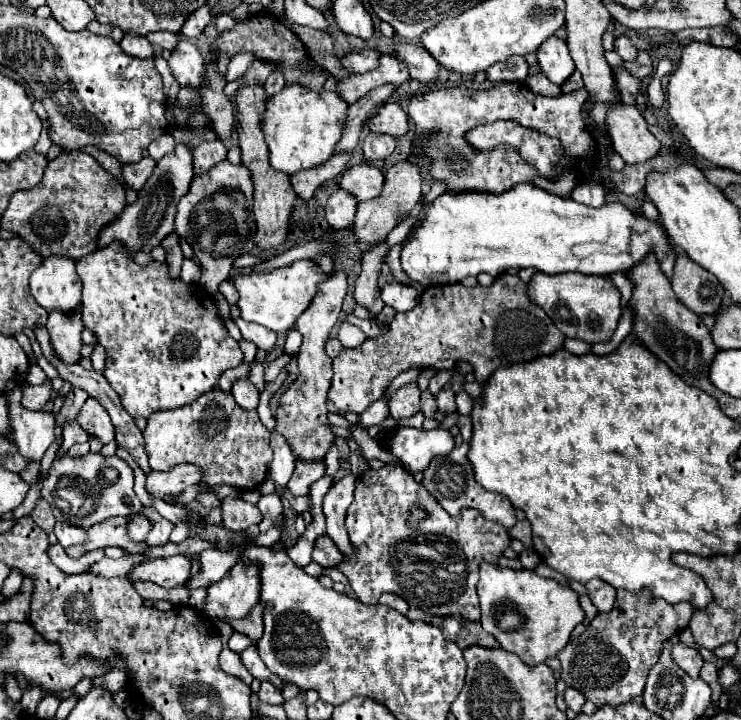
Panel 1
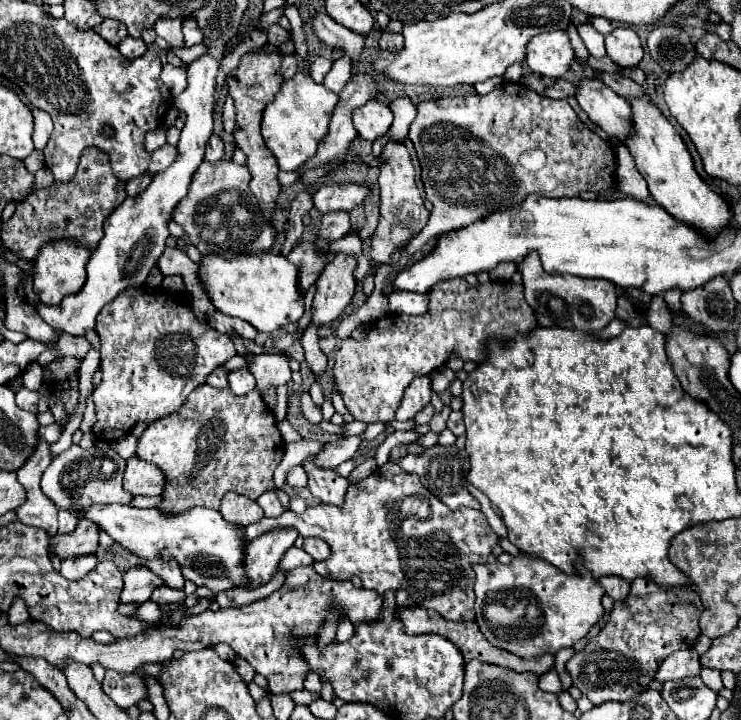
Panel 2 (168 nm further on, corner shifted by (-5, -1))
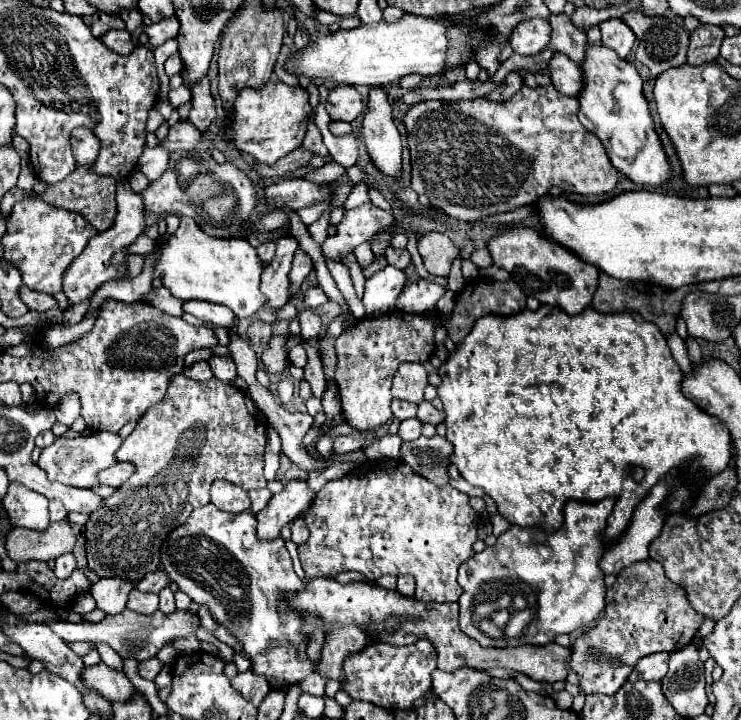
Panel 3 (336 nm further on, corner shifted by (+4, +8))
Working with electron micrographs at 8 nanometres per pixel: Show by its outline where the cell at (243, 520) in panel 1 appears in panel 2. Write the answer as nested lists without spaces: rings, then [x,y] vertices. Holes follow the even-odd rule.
[[[229,492],[229,494],[223,496],[219,512],[223,514],[223,518],[227,522],[241,524],[241,526],[249,526],[249,524],[253,524],[253,522],[263,518],[261,506],[257,502],[245,498],[241,494],[235,494],[235,492]]]

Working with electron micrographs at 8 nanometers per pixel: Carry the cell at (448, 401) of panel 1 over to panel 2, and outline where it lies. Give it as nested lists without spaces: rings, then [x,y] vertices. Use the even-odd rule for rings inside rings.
[[[445,406],[441,414],[435,414],[435,416],[431,418],[431,422],[429,422],[431,432],[443,432],[443,430],[445,430],[445,416],[447,416],[449,412],[451,412],[451,408],[449,408],[449,406]]]

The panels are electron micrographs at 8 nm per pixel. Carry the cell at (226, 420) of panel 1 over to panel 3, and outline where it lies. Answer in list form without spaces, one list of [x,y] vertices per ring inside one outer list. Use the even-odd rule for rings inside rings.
[[[176,375],[176,379],[172,379],[172,385],[168,387],[168,395],[156,403],[154,407],[148,409],[148,413],[138,421],[136,429],[122,441],[120,449],[116,451],[116,459],[118,461],[132,461],[136,465],[136,473],[118,487],[118,491],[106,499],[106,505],[92,513],[88,523],[86,523],[86,551],[88,551],[88,565],[92,571],[96,571],[100,577],[120,577],[120,579],[126,579],[126,581],[140,581],[144,575],[152,573],[158,569],[160,565],[160,545],[162,541],[168,537],[168,531],[176,529],[178,525],[182,525],[190,511],[200,507],[200,505],[206,505],[208,503],[208,493],[210,493],[210,487],[212,483],[217,479],[224,479],[246,491],[250,489],[260,489],[260,487],[266,487],[266,479],[264,479],[264,449],[266,449],[266,441],[268,441],[268,423],[264,419],[264,415],[260,413],[260,409],[256,407],[250,399],[248,393],[242,393],[240,389],[236,389],[234,385],[228,385],[228,383],[220,383],[220,379],[210,379],[210,383],[200,383],[200,381],[192,381],[188,379],[186,375]]]

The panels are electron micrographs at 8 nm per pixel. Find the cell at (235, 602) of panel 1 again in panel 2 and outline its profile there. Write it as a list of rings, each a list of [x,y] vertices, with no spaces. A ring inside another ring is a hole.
[[[277,528],[247,544],[245,570],[253,580],[253,588],[259,588],[271,580],[283,554],[295,544],[297,536],[299,532],[293,528]]]

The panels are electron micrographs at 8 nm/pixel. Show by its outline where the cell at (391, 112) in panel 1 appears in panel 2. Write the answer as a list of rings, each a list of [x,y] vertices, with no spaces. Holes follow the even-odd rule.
[[[369,100],[351,114],[351,120],[361,138],[377,140],[389,132],[389,126],[393,122],[393,112],[389,110],[387,104],[379,100]]]

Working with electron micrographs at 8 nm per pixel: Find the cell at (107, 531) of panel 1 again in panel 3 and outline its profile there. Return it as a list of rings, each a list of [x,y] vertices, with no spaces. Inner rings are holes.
[[[68,521],[50,523],[46,531],[14,527],[6,537],[8,557],[16,563],[30,559],[38,559],[38,561],[56,559],[64,553],[70,553],[74,545],[76,545],[76,535]]]

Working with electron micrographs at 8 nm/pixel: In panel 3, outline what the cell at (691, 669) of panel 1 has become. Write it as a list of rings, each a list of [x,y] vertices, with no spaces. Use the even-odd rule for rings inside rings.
[[[656,653],[640,659],[628,681],[660,681],[668,673],[668,659],[670,653]]]

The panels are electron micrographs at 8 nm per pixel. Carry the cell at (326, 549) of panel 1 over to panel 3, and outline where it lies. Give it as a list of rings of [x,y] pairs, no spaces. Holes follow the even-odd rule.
[[[294,519],[294,523],[292,523],[292,541],[296,543],[296,545],[300,545],[300,543],[306,543],[308,541],[308,527],[306,527],[306,523],[302,521],[302,519]]]

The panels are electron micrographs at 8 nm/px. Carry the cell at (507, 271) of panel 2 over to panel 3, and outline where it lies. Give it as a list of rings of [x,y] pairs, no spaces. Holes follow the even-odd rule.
[[[486,247],[476,249],[476,251],[472,253],[470,261],[472,261],[472,263],[478,267],[478,269],[488,269],[488,267],[492,265],[492,257],[490,257],[490,251],[488,251]]]

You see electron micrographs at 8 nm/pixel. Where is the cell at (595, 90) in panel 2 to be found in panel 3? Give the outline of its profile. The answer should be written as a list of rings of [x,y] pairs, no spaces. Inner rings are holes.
[[[558,53],[548,67],[550,67],[550,79],[562,95],[568,97],[580,95],[580,91],[584,89],[584,73],[576,63],[572,63],[572,59],[568,59],[568,55]]]

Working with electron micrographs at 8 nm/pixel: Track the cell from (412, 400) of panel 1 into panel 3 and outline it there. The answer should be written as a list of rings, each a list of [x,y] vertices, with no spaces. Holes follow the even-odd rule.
[[[402,363],[394,375],[392,397],[402,401],[420,403],[424,401],[424,387],[428,383],[428,373],[422,363]]]

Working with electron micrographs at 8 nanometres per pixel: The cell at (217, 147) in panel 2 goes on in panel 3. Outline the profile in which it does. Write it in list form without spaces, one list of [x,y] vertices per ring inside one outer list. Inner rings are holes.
[[[202,79],[200,83],[196,83],[192,87],[192,111],[188,121],[200,129],[200,133],[204,133],[208,129],[208,125],[216,119],[216,111],[214,111],[214,99],[210,95],[210,85],[208,79]]]

